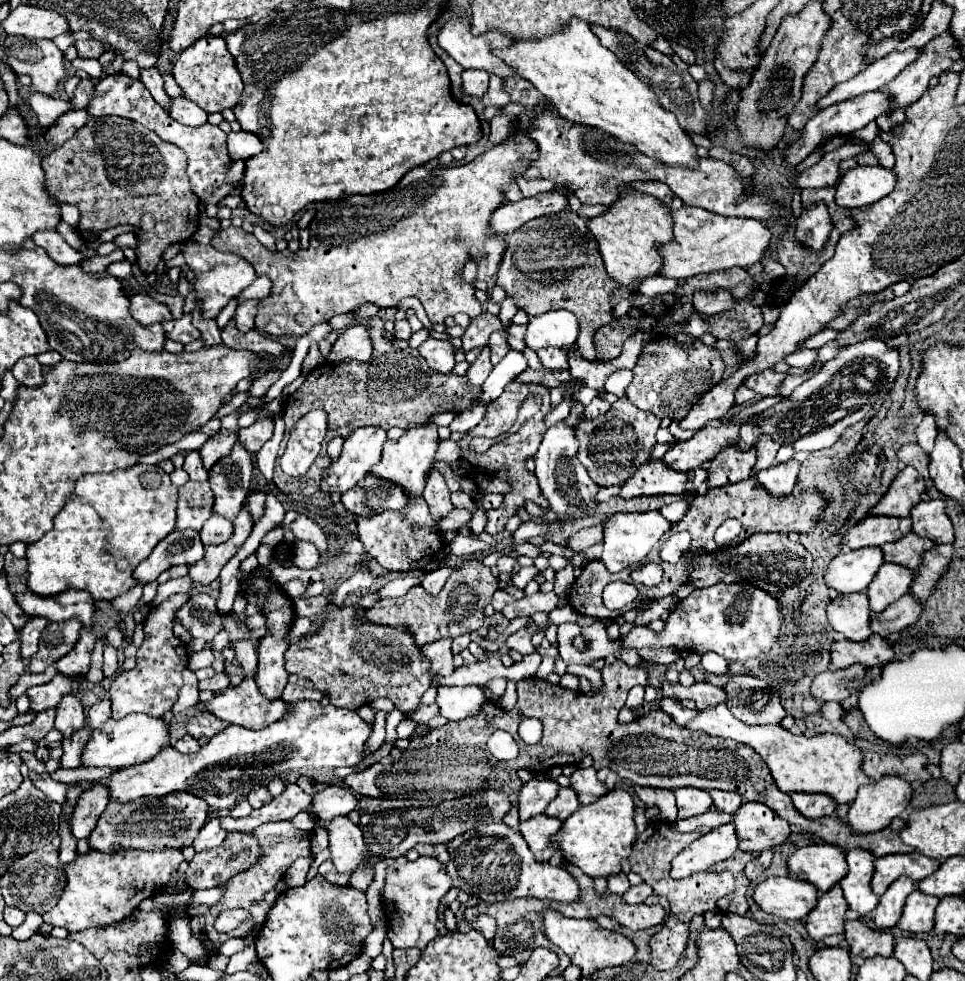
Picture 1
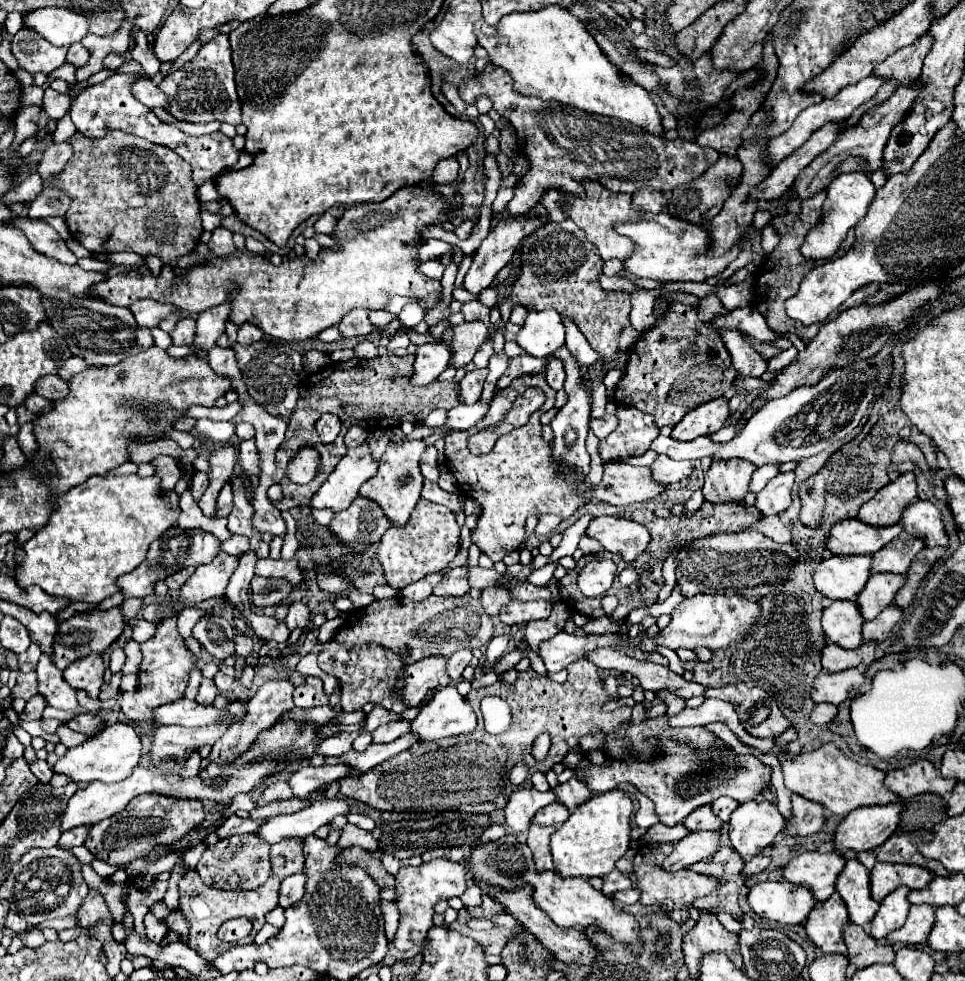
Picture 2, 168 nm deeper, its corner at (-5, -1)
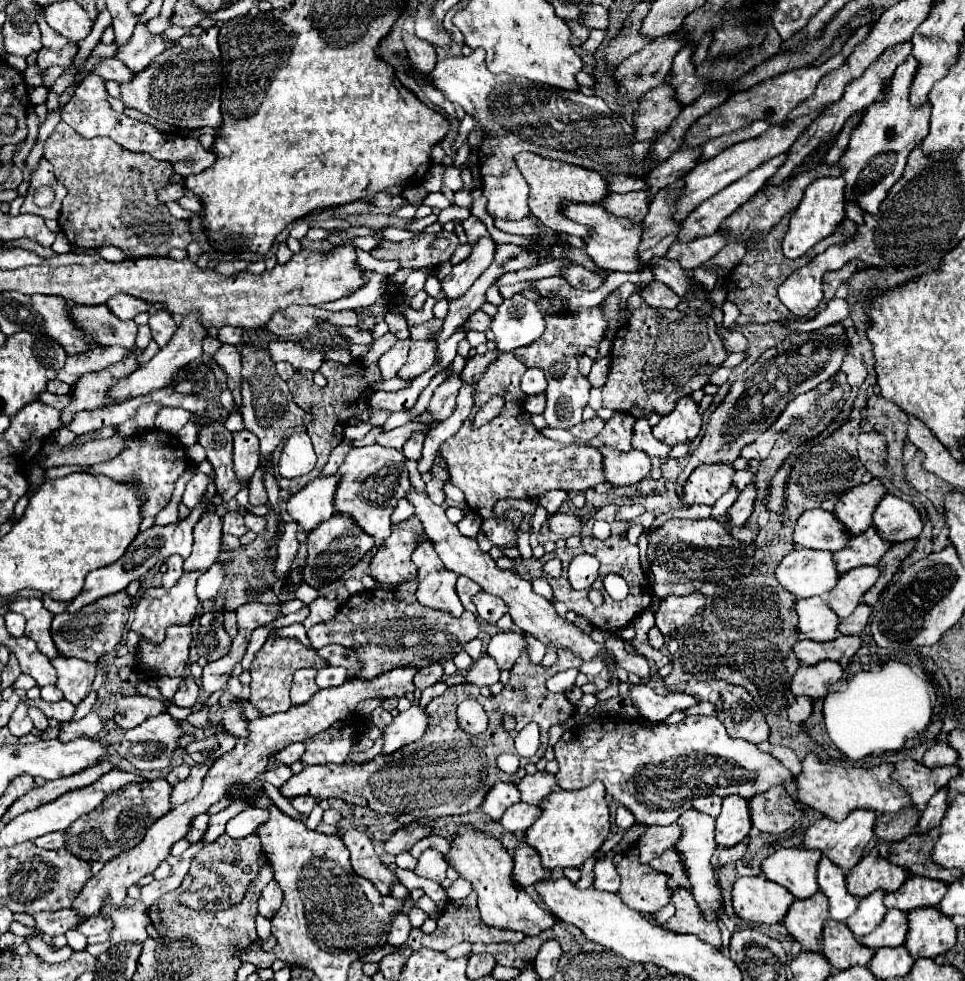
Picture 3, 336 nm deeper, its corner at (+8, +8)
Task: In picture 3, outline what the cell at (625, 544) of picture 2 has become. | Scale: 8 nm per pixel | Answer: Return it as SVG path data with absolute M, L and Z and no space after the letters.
M547 514L547 526L551 532L555 532L557 536L575 536L581 532L581 522L577 516L573 514Z

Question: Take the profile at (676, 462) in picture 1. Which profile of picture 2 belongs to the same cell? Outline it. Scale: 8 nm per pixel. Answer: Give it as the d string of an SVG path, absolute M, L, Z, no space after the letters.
M658 455L658 459L652 465L652 475L662 485L678 483L678 481L690 477L692 471L694 471L692 461L676 461L676 459L668 457L668 455Z

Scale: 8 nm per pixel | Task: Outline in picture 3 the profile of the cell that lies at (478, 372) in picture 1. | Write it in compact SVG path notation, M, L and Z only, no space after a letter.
M451 374L447 378L447 382L443 382L435 390L435 394L433 394L433 398L431 398L429 406L427 406L427 412L431 412L431 428L437 426L437 424L441 424L443 420L447 420L453 414L453 410L455 410L455 398L459 394L461 384L463 382L459 380L459 376Z

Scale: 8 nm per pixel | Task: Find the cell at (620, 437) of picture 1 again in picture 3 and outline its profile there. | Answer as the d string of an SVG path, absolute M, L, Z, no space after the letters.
M615 412L615 416L605 422L603 432L599 434L599 440L605 446L617 448L621 452L629 452L631 450L631 434L633 434L633 424L635 418L631 414L625 412Z

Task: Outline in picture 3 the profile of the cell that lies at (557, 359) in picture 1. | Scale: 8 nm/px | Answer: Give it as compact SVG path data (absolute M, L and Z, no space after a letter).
M529 368L523 378L521 378L521 388L527 396L533 396L533 394L541 394L545 392L547 388L547 380L545 380L545 374L541 368Z

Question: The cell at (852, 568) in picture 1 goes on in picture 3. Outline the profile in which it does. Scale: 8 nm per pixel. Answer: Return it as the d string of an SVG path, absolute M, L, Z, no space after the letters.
M799 548L779 562L775 578L799 600L829 594L837 584L839 572L835 570L831 552Z

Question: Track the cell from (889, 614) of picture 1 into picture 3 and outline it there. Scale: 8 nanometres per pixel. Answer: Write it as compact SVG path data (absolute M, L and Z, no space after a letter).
M859 604L849 618L845 618L845 620L839 622L839 628L837 630L841 634L861 634L863 628L867 626L869 614L871 614L871 608L865 606L865 604Z

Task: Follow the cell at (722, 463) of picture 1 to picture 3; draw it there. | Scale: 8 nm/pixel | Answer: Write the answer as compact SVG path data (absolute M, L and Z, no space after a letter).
M709 464L697 468L683 486L683 504L707 504L713 506L733 482L735 470L727 464Z

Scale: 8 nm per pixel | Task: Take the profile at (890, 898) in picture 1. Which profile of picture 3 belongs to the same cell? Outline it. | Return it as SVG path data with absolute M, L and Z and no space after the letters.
M883 890L871 892L871 896L865 896L865 898L859 902L859 908L853 912L853 916L847 920L849 930L851 930L857 938L873 932L873 930L881 924L883 916L885 916L885 912L887 912L887 908L885 908L885 904L883 904L883 896L885 896Z

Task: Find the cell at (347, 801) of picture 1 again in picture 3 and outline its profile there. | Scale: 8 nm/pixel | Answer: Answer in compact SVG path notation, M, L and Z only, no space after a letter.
M247 808L243 812L239 812L235 818L231 818L227 822L227 830L225 834L231 838L245 838L249 834L253 834L265 820L267 820L269 812L261 810L261 808Z

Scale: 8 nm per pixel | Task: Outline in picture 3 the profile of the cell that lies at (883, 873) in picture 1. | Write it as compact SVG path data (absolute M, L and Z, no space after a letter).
M877 850L863 856L861 862L845 872L845 884L847 892L855 898L865 898L873 890L885 890L895 892L903 886L909 872L905 868L899 868L891 864L889 860L881 858Z

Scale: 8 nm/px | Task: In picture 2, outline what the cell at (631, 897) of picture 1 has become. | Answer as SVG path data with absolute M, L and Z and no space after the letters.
M632 887L632 889L628 889L628 891L618 891L614 897L616 897L616 901L622 903L622 905L632 905L632 903L636 903L636 901L640 899L640 889Z

